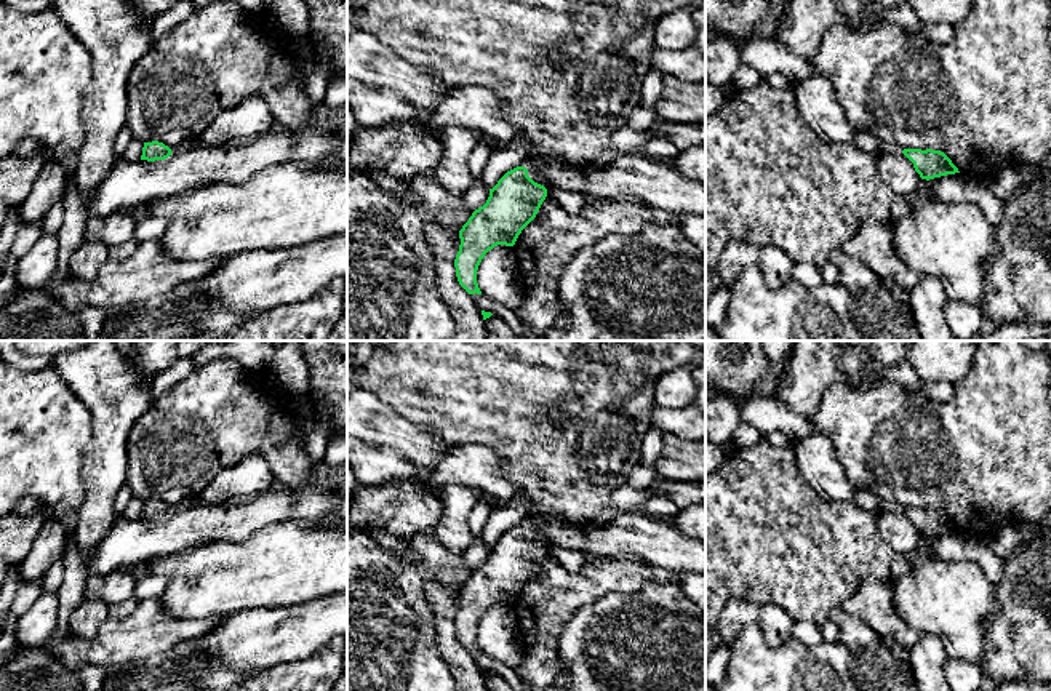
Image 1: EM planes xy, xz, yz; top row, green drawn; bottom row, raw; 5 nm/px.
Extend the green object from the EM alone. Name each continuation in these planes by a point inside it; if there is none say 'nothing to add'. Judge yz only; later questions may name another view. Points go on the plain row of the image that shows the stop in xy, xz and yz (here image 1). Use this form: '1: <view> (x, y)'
1: yz (885, 506)

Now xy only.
1: xy (195, 499)

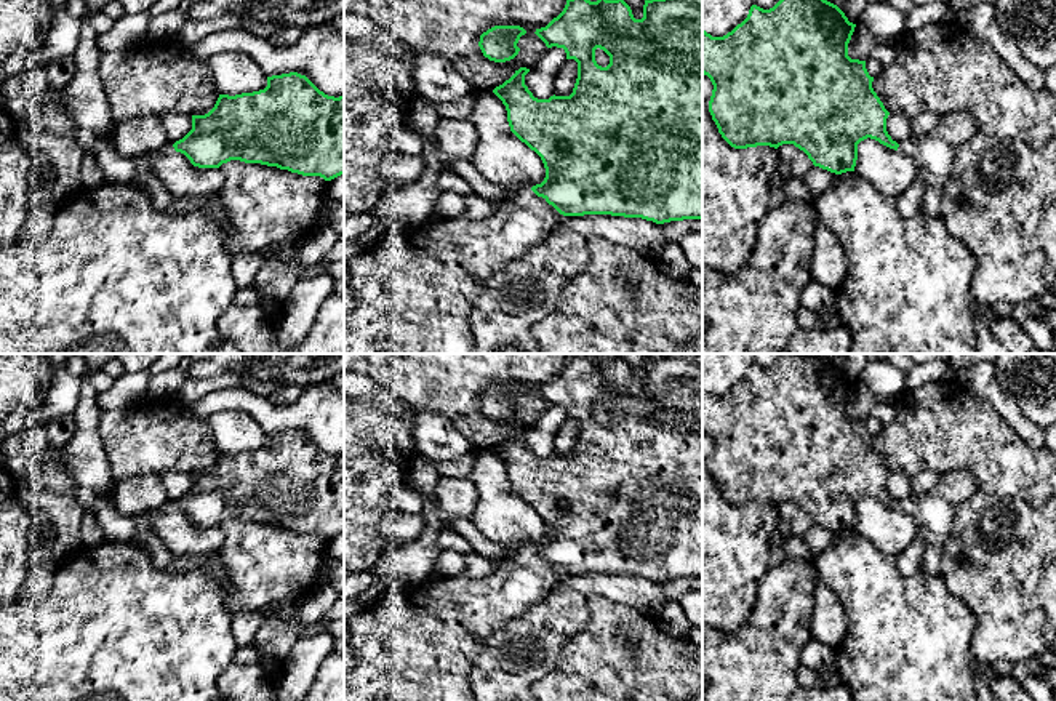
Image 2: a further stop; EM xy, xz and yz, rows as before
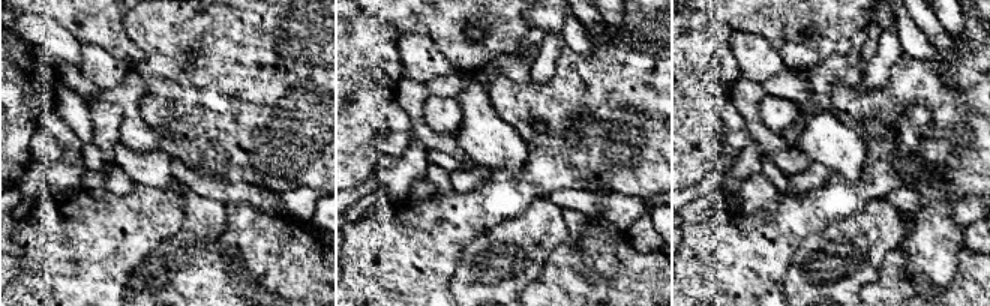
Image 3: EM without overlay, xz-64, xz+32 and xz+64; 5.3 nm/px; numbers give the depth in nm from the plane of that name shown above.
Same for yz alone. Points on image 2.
1: yz (933, 512)

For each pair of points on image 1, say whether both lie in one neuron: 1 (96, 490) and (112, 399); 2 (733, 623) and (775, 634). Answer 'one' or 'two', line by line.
1: one
2: one

